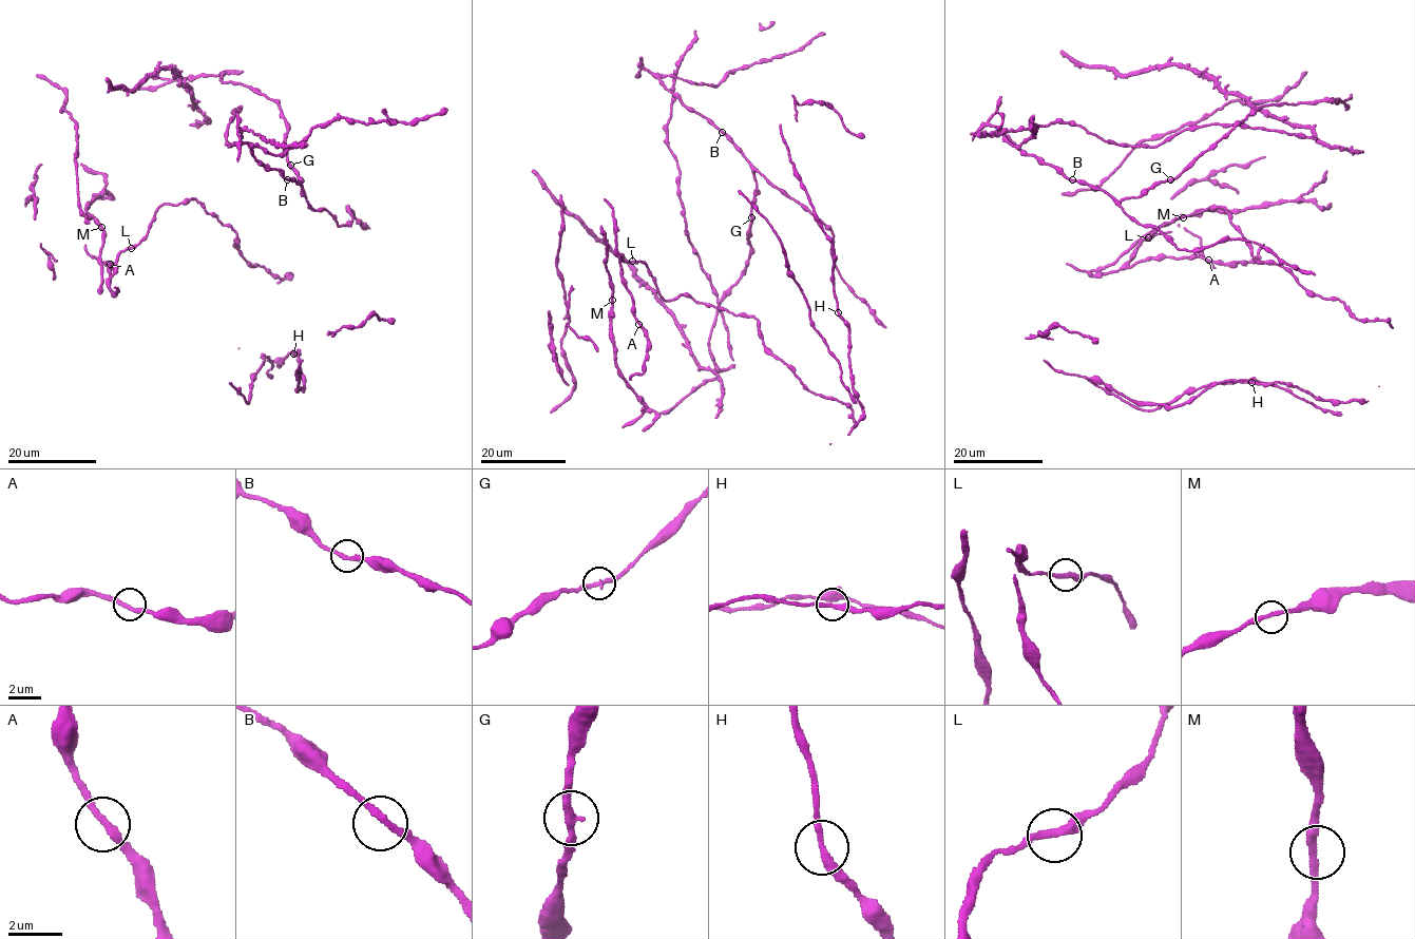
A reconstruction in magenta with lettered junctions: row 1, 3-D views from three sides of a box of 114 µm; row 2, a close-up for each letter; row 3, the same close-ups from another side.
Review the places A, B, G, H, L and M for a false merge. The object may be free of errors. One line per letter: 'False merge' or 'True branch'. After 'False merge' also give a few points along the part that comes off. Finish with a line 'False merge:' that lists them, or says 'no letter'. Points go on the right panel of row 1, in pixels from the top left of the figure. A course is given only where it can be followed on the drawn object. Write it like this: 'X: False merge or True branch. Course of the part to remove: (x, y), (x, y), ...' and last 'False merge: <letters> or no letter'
A: True branch
B: True branch
G: True branch
H: True branch
L: True branch
M: True branch
False merge: no letter

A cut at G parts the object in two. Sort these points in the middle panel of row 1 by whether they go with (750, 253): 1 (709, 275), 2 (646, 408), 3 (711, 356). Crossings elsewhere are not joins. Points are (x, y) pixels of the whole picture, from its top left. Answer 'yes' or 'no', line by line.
1: no
2: no
3: yes

